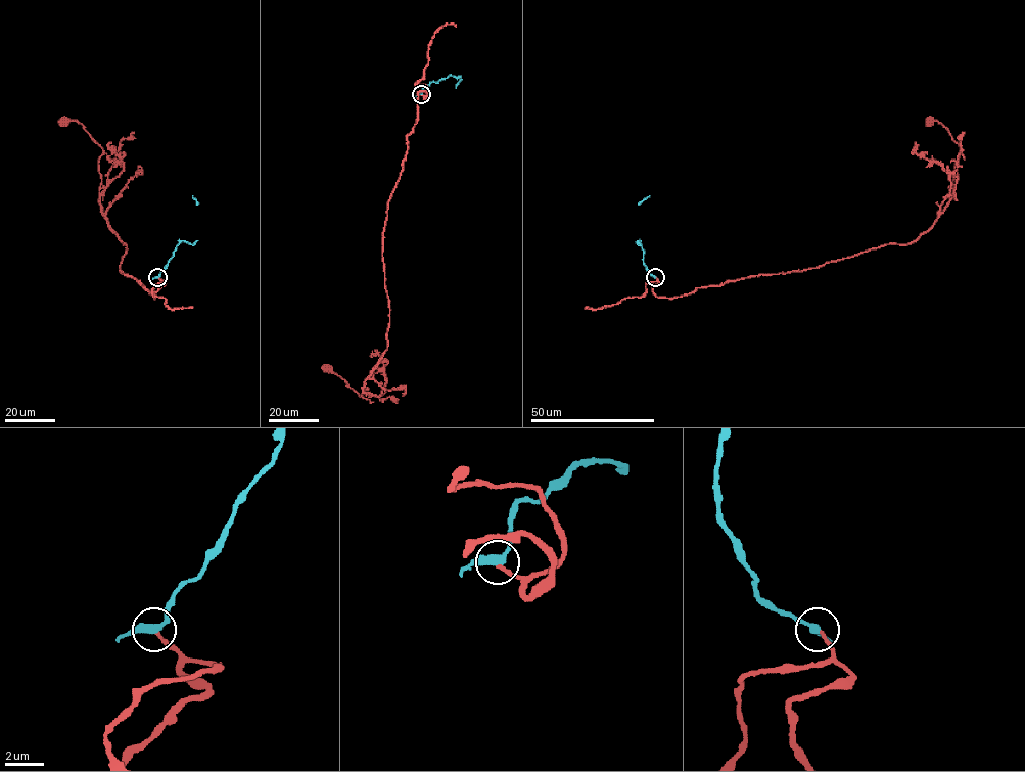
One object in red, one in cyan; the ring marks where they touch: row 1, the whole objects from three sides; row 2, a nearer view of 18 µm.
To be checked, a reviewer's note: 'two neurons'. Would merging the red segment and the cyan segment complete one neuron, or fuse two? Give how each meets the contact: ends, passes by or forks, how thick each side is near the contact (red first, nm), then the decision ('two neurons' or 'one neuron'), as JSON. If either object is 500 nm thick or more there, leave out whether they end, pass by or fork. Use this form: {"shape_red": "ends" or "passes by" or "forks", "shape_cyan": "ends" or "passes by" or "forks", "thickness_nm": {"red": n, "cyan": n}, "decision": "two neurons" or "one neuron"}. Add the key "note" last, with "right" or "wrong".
{"shape_red": "ends", "shape_cyan": "passes by", "thickness_nm": {"red": 190, "cyan": 360}, "decision": "one neuron", "note": "wrong"}

